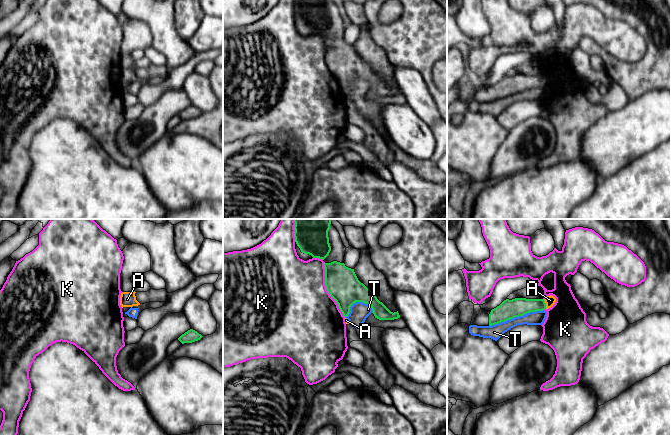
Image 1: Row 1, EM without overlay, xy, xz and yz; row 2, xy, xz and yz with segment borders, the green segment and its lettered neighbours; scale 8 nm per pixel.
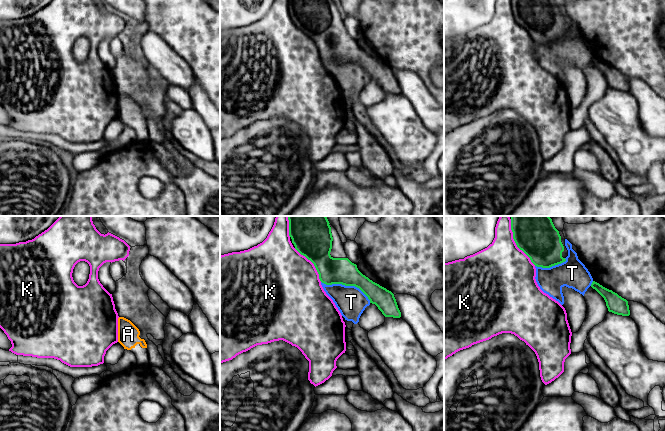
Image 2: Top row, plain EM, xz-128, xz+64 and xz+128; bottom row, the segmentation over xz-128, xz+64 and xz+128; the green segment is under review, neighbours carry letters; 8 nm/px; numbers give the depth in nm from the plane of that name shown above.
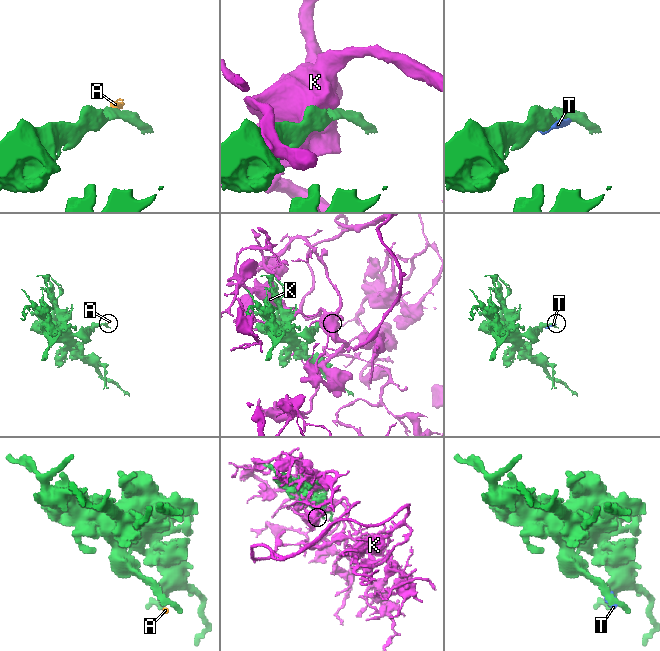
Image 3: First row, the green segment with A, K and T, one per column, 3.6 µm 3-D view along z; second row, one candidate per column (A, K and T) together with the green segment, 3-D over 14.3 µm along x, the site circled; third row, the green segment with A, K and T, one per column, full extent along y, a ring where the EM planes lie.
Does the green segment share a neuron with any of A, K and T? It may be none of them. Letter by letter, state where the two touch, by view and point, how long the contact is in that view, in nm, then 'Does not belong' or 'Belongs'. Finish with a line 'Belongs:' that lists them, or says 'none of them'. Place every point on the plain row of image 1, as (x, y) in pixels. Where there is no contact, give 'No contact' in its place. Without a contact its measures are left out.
A: Touches green at yz (545, 80). Shared border 80 nm. Belongs
K: Touches green at xz (327, 66). Shared border 480 nm. Does not belong
T: Touches green at yz (516, 92). Shared border 460 nm. Does not belong
Belongs: A

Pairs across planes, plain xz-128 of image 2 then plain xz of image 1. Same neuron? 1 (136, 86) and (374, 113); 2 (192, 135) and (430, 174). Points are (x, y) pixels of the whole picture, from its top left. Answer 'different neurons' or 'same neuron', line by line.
1: different neurons
2: different neurons

